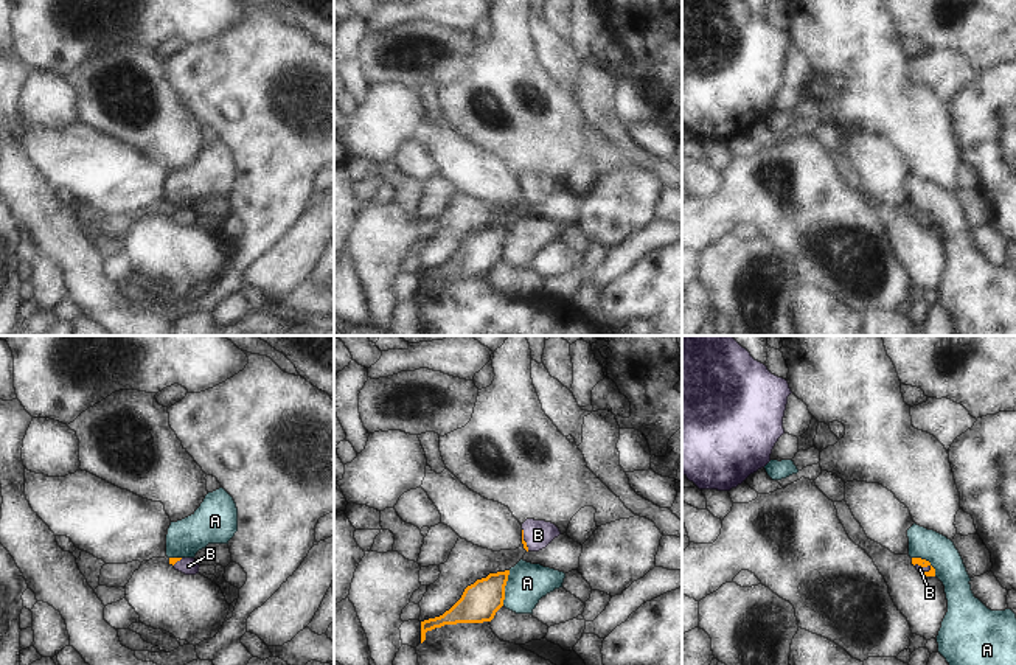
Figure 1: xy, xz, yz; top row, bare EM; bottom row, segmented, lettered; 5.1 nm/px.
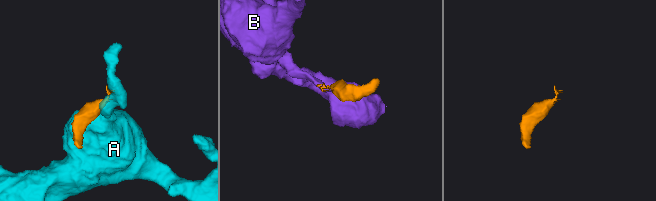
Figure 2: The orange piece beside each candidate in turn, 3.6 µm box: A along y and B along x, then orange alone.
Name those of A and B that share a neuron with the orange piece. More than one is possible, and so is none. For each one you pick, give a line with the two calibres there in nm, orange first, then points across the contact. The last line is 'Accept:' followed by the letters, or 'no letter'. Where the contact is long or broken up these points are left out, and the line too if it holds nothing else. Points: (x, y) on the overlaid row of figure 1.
B: Thickness 50 nm (orange) against 40 nm. Path across: yz (923, 563), (923, 566), (920, 569)
Accept: B.

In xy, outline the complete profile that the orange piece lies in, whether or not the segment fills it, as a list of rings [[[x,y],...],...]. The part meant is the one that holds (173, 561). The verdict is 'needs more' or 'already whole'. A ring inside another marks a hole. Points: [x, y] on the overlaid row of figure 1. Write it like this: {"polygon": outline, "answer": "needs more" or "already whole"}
{"polygon": [[[169,558],[169,564],[185,575],[196,575],[200,567],[194,558]]], "answer": "needs more"}

